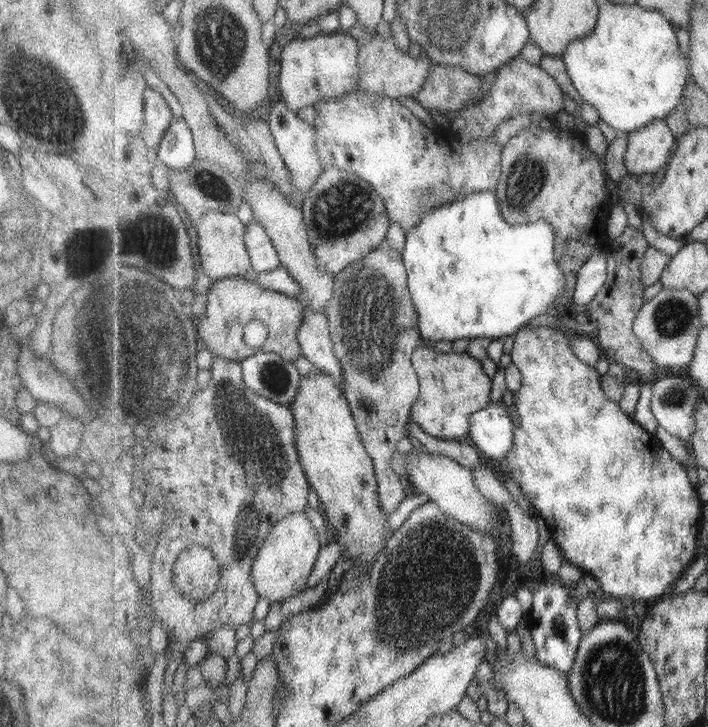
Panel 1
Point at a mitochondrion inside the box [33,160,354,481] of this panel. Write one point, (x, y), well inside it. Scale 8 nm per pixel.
(128, 319)

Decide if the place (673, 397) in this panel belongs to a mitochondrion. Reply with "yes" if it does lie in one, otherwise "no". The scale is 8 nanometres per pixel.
yes

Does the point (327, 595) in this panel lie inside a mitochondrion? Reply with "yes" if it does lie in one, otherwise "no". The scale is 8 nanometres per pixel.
no

